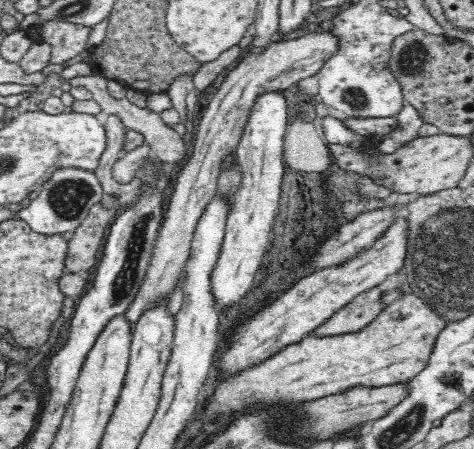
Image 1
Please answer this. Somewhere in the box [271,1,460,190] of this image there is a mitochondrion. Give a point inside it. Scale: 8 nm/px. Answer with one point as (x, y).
(413, 60)

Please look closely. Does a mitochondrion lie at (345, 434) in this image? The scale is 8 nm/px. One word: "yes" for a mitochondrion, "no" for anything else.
no

